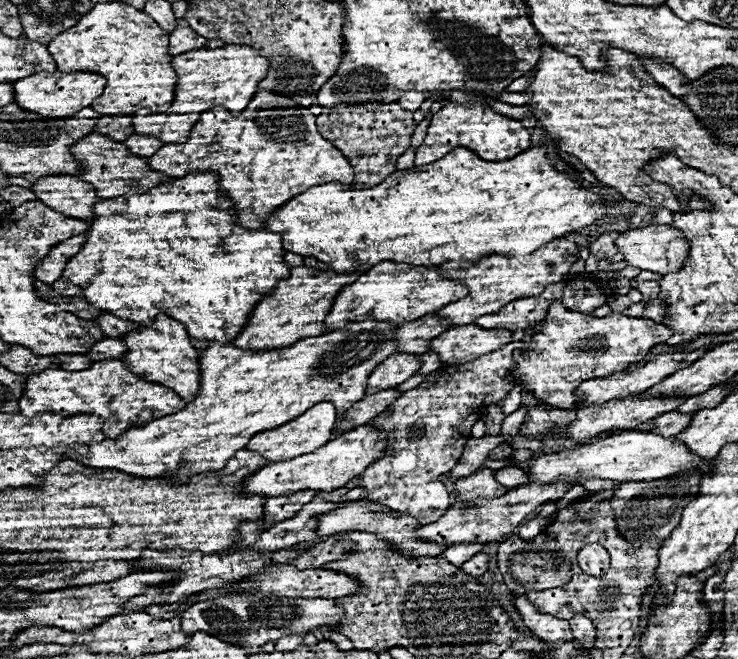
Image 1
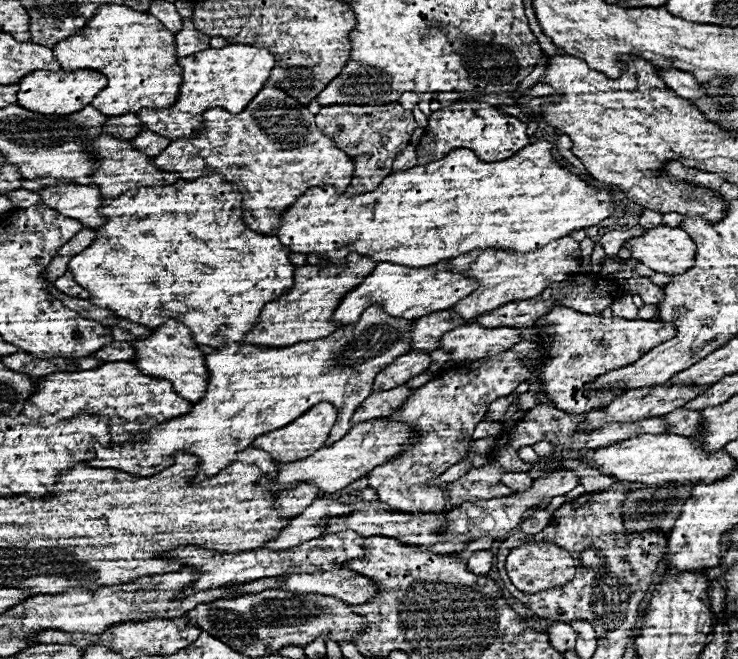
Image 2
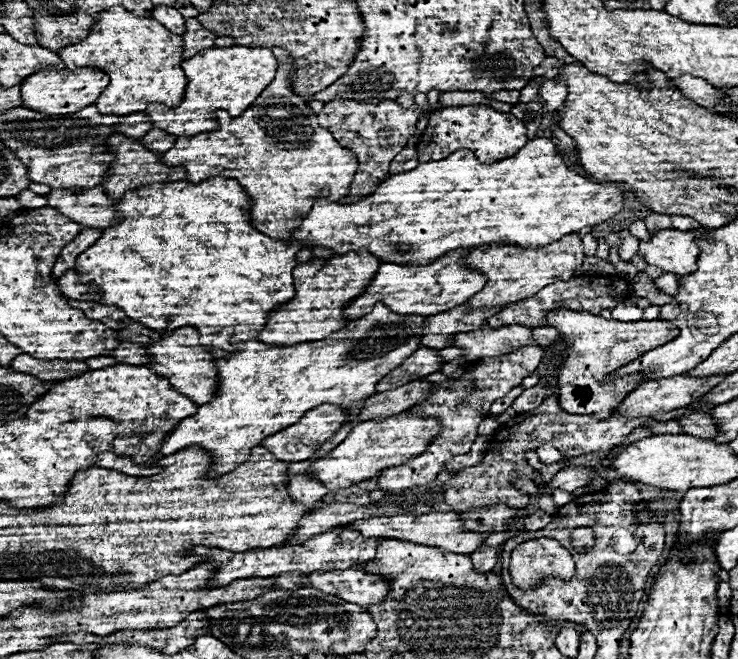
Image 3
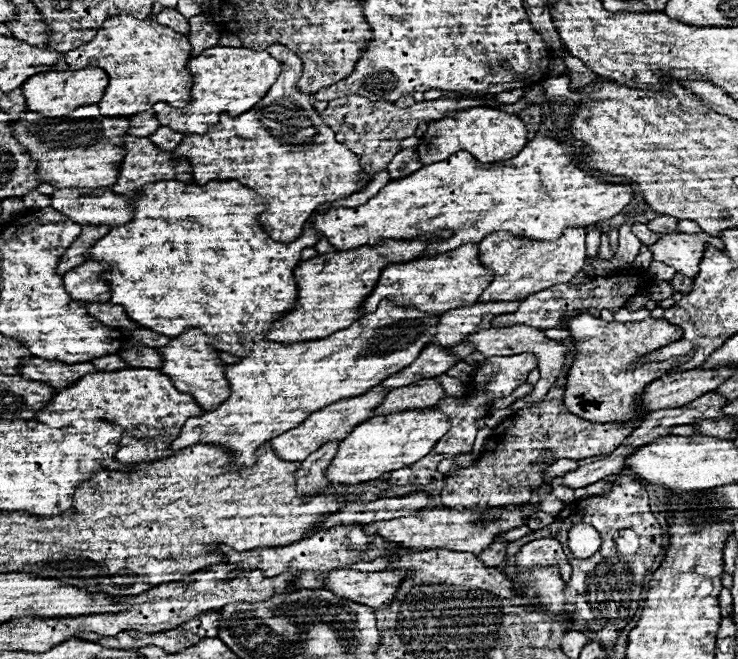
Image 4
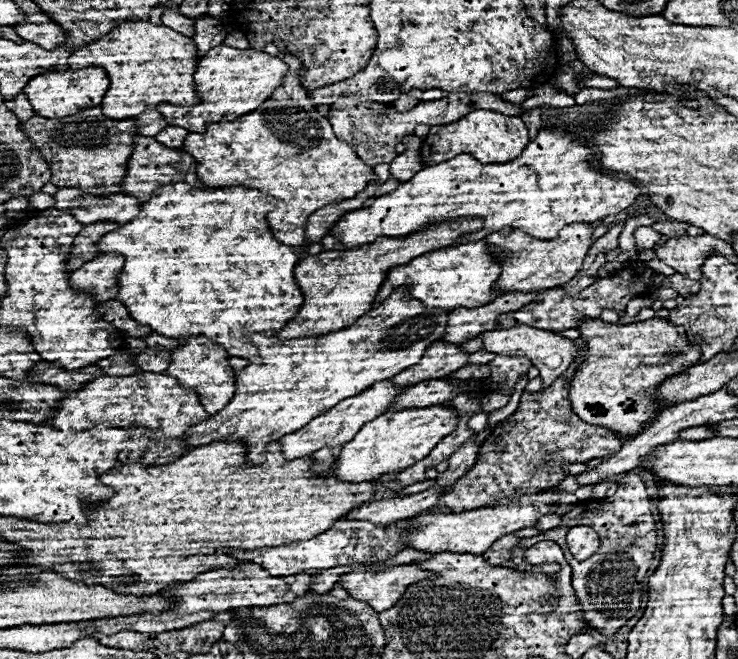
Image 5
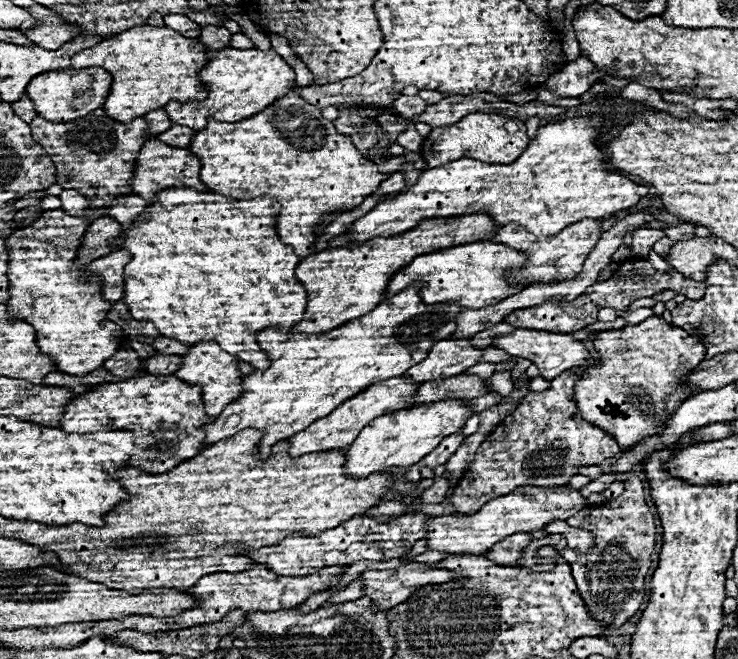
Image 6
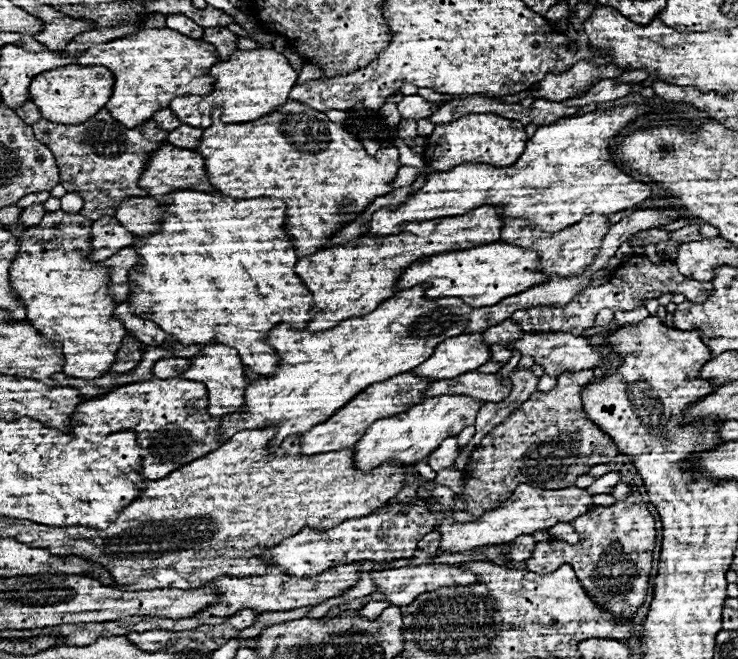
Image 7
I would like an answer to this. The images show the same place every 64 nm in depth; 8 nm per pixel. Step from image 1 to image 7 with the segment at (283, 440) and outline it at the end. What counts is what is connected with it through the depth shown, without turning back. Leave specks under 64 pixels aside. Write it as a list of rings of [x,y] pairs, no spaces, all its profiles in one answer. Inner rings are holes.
[[[404,372],[404,374],[398,374],[396,378],[368,386],[354,400],[350,400],[348,406],[340,408],[332,418],[314,426],[306,434],[302,434],[302,438],[300,438],[302,454],[324,454],[324,452],[336,452],[336,450],[354,446],[364,436],[364,430],[368,430],[368,426],[372,422],[376,422],[380,418],[390,418],[390,416],[402,414],[404,410],[410,410],[412,406],[416,406],[422,400],[424,390],[428,390],[428,386],[432,382],[434,380],[416,378],[416,374],[412,374],[412,372]]]

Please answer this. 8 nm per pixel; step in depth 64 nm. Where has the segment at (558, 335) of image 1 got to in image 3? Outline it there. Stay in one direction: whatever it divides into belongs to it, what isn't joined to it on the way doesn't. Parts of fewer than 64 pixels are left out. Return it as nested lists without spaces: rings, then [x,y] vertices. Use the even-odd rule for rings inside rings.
[[[554,310],[548,314],[548,324],[558,328],[570,346],[564,364],[558,366],[556,388],[560,392],[560,406],[570,414],[598,414],[600,418],[612,418],[614,406],[620,406],[624,398],[636,390],[642,382],[638,374],[614,378],[612,374],[628,362],[640,358],[652,348],[658,348],[680,334],[680,330],[668,320],[640,320],[640,322],[616,322],[588,312]]]

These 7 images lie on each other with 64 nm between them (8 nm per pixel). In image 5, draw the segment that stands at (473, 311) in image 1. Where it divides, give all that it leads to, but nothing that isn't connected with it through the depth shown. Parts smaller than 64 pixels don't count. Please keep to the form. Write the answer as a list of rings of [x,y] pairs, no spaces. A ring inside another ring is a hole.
[[[578,222],[576,226],[564,226],[560,234],[552,240],[528,238],[528,234],[520,230],[498,230],[496,234],[488,234],[488,244],[494,244],[506,252],[506,260],[502,262],[502,272],[496,288],[504,292],[532,292],[556,288],[572,280],[582,270],[584,256],[592,246],[592,230],[592,224]]]

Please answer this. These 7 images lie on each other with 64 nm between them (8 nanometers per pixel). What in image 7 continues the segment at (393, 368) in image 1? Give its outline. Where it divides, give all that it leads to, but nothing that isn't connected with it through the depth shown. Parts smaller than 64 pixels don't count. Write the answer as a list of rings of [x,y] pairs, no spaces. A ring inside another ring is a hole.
[[[482,332],[460,334],[436,346],[434,354],[412,372],[432,380],[448,380],[478,370],[490,360],[490,346],[484,344]]]

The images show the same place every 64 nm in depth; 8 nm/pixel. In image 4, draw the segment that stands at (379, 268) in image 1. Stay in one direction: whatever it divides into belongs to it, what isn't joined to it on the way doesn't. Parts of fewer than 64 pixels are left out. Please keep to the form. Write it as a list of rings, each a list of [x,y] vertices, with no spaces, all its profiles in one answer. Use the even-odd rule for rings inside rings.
[[[478,244],[460,246],[456,250],[448,250],[436,256],[414,258],[404,264],[390,264],[382,270],[376,288],[366,298],[360,312],[368,314],[376,310],[382,298],[388,298],[404,308],[418,308],[428,314],[444,314],[448,310],[460,306],[474,306],[476,302],[480,302],[480,294],[488,288],[488,282],[492,282],[492,278],[494,272],[482,266],[478,258]]]

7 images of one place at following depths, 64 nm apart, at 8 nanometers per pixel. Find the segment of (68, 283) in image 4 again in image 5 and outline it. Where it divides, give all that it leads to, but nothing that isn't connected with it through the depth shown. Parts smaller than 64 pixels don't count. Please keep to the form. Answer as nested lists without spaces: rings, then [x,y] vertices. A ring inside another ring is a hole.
[[[102,254],[70,274],[72,288],[92,294],[98,302],[116,300],[116,274],[120,274],[122,264],[120,254]]]

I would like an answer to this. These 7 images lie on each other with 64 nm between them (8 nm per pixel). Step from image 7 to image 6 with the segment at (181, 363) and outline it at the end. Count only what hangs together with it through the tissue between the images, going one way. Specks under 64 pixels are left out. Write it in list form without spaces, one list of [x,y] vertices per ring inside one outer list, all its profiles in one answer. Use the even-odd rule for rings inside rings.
[[[156,354],[156,356],[146,360],[146,366],[148,366],[150,374],[174,374],[180,362],[182,362],[182,356]]]

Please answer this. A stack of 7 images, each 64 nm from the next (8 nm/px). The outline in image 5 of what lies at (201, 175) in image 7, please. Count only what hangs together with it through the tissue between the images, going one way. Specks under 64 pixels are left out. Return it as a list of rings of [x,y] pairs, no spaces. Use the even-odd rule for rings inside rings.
[[[152,136],[134,138],[134,154],[128,162],[128,172],[122,182],[122,192],[136,196],[142,202],[148,202],[148,198],[152,196],[152,190],[156,186],[176,184],[176,182],[186,182],[190,186],[202,188],[202,182],[196,176],[196,160],[178,148],[166,148],[166,146],[158,144],[156,138],[152,138]]]

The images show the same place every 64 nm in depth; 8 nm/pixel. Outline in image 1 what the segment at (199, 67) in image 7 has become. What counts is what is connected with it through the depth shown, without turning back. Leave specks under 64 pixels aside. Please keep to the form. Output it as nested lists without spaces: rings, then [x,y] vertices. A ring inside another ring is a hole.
[[[104,2],[88,12],[76,26],[58,34],[48,46],[62,72],[96,72],[106,76],[106,90],[92,108],[102,116],[136,114],[140,108],[166,112],[174,102],[176,72],[168,54],[168,32],[148,14],[124,2]]]

